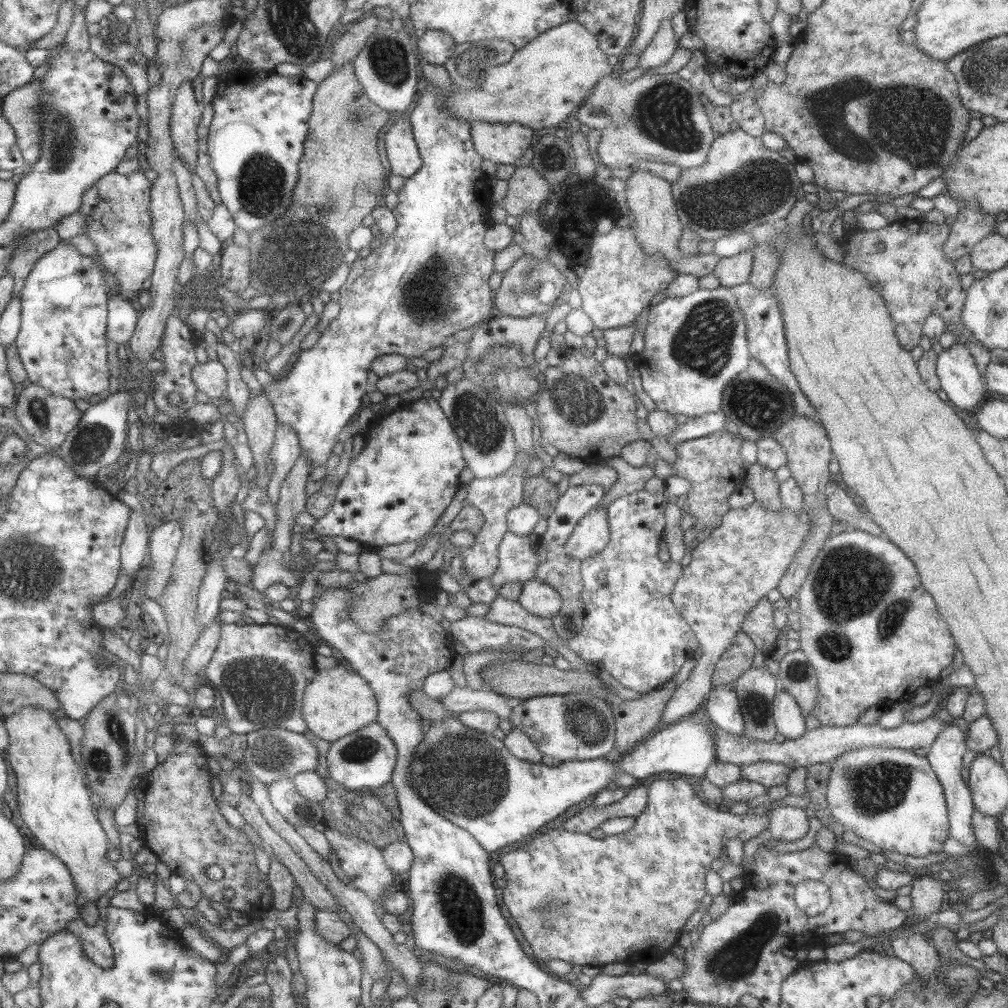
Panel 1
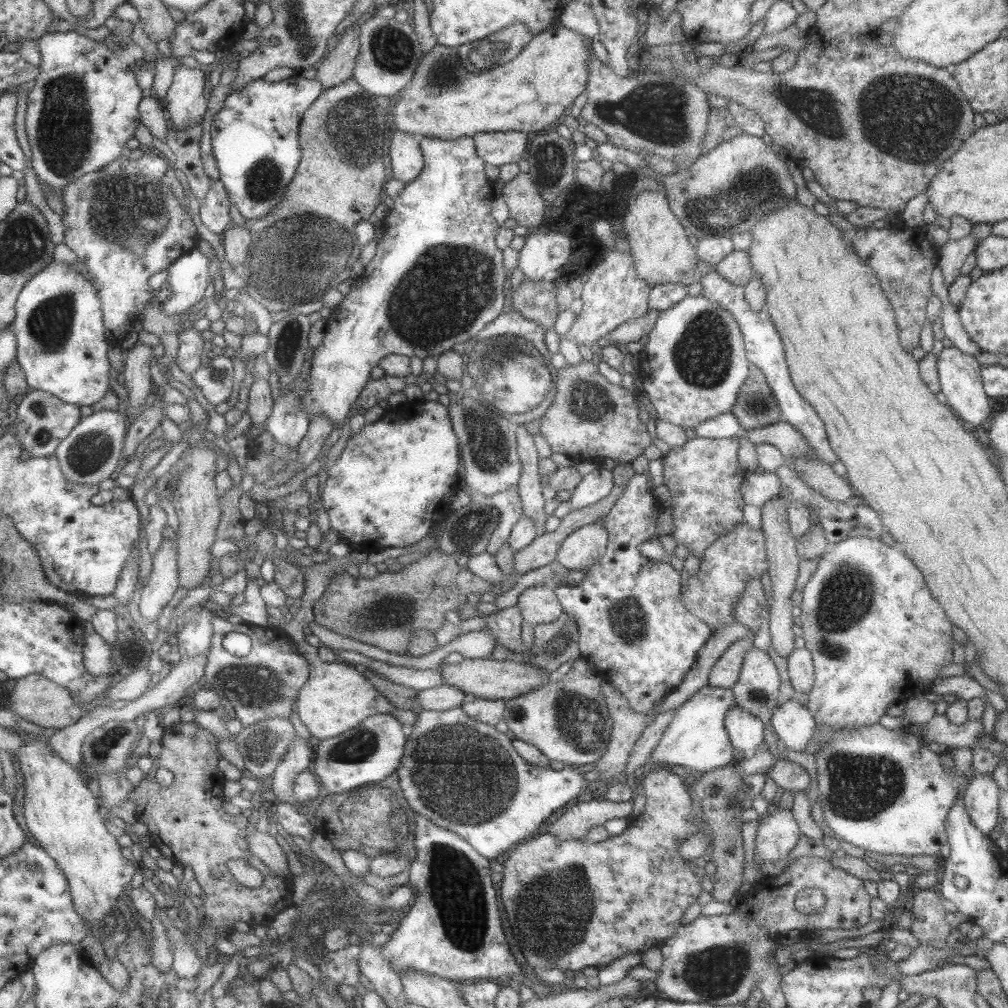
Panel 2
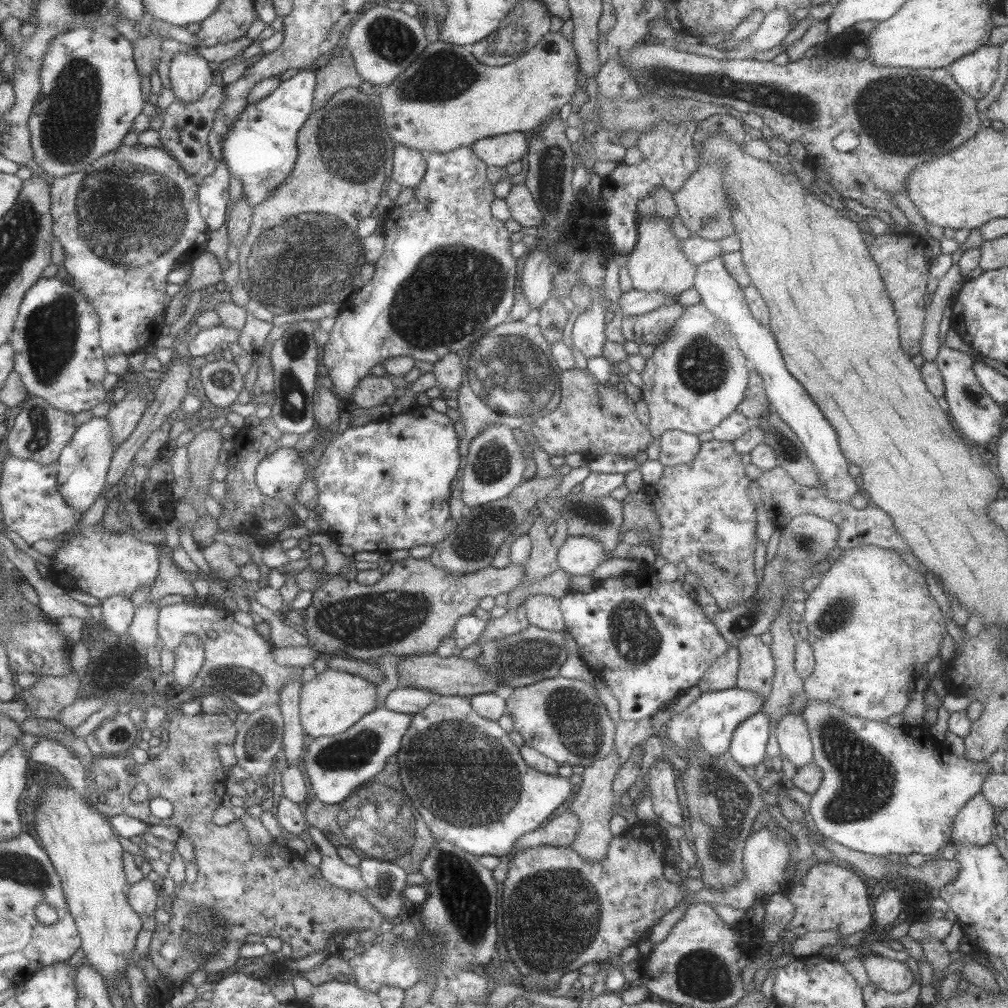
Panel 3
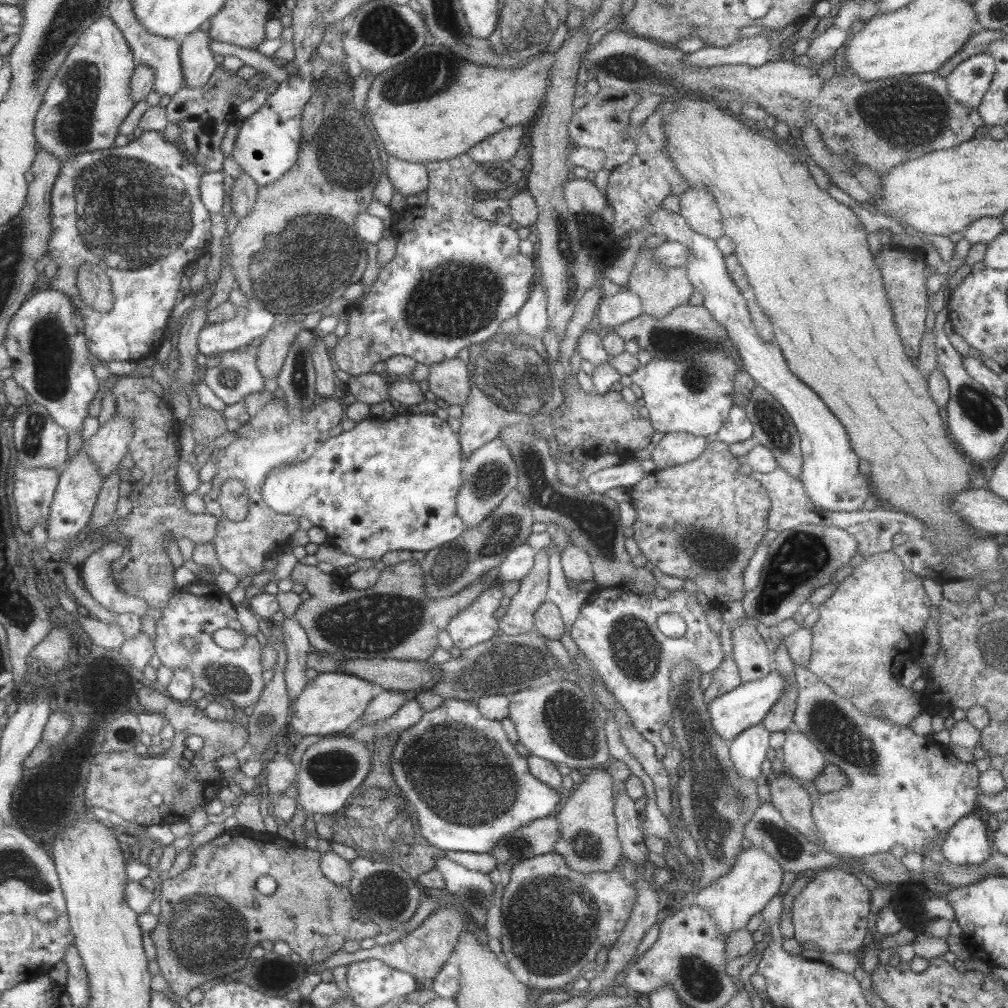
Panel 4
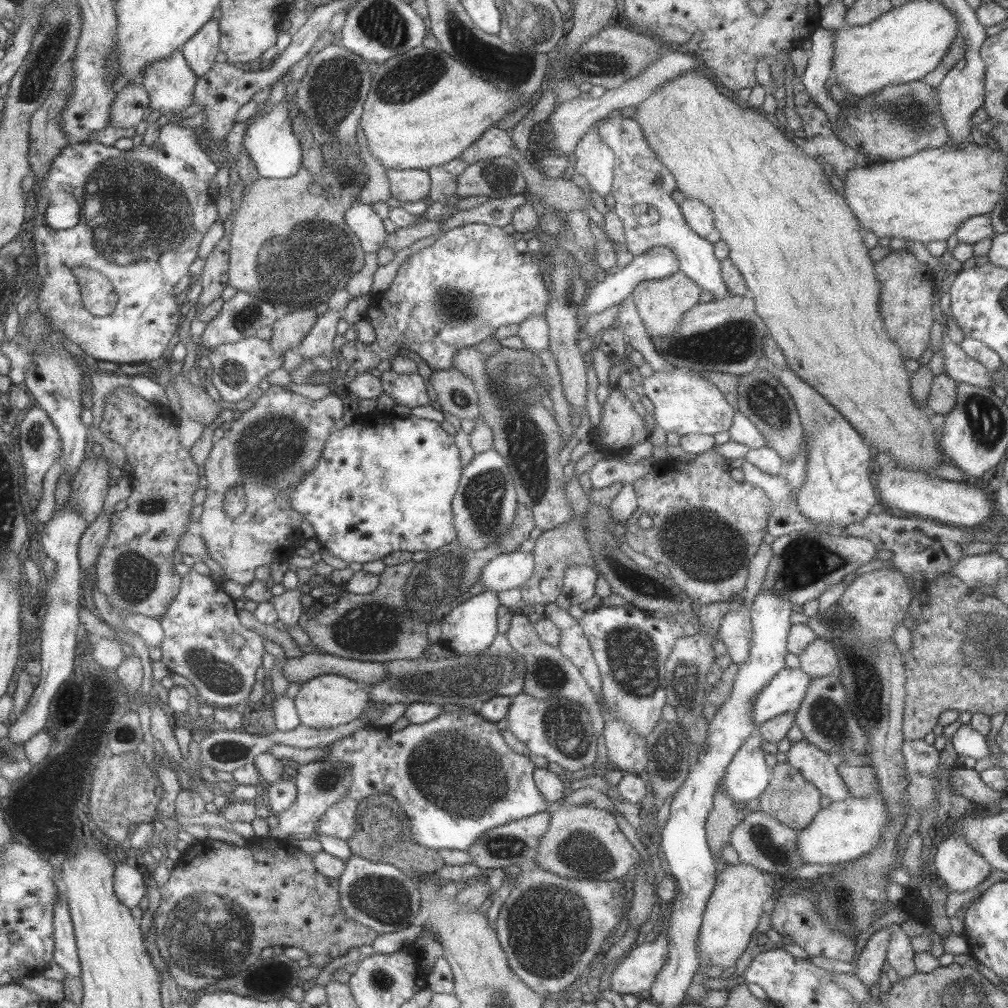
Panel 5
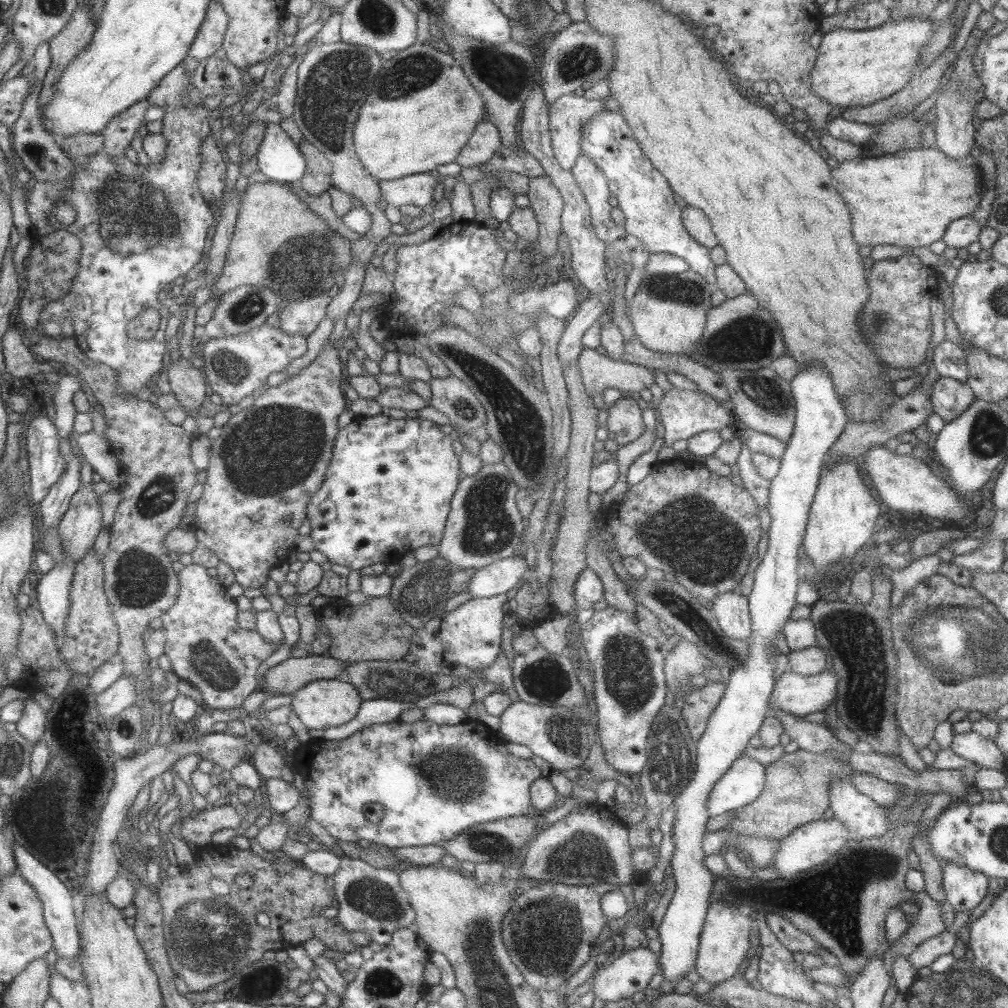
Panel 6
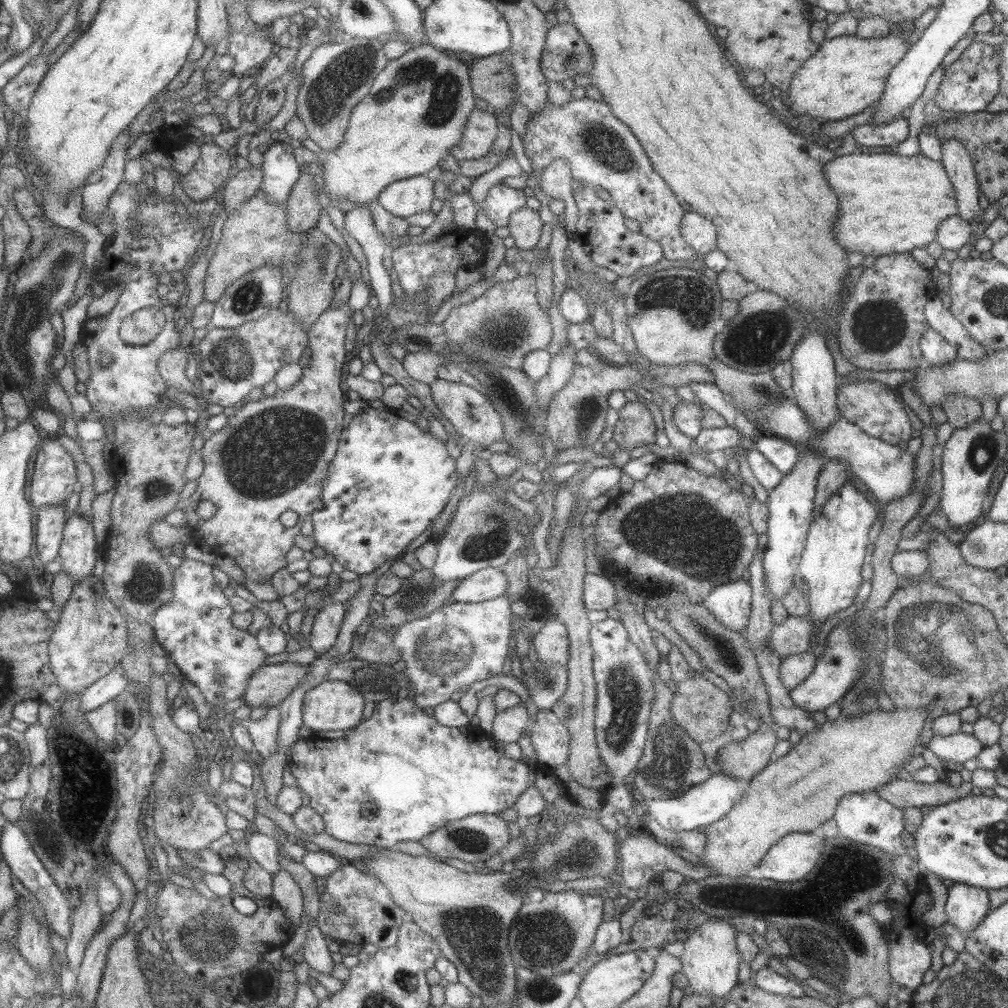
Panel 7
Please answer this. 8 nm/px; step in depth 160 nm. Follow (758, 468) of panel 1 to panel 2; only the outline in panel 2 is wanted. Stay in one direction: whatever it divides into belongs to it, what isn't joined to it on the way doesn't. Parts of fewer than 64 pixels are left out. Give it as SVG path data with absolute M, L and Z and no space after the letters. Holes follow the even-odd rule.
M775 495L769 497L760 506L760 529L764 536L764 545L768 554L768 576L771 582L771 600L768 606L768 632L771 635L771 648L783 658L787 658L793 648L791 632L791 593L795 590L795 578L797 578L797 564L800 558L796 555L795 538L788 527L787 513L781 497Z

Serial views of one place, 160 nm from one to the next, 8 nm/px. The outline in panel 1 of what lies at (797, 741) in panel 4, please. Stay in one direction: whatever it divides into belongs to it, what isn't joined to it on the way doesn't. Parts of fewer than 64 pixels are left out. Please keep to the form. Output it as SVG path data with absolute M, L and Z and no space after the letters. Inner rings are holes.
M780 686L773 695L772 717L776 731L785 739L800 737L807 729L805 728L804 715L794 698Z

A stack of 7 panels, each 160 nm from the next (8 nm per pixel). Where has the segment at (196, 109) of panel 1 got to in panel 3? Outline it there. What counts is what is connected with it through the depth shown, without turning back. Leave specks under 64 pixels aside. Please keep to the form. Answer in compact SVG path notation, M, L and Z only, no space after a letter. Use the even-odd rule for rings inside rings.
M176 53L172 57L169 72L176 98L185 104L201 100L209 88L218 81L214 64L198 54Z

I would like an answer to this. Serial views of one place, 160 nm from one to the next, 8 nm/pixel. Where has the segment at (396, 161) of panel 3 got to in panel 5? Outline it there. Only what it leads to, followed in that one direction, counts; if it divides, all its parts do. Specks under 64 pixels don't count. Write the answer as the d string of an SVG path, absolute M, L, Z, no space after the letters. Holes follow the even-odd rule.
M387 169L386 177L390 184L390 196L399 202L417 202L428 195L430 178L426 170Z

